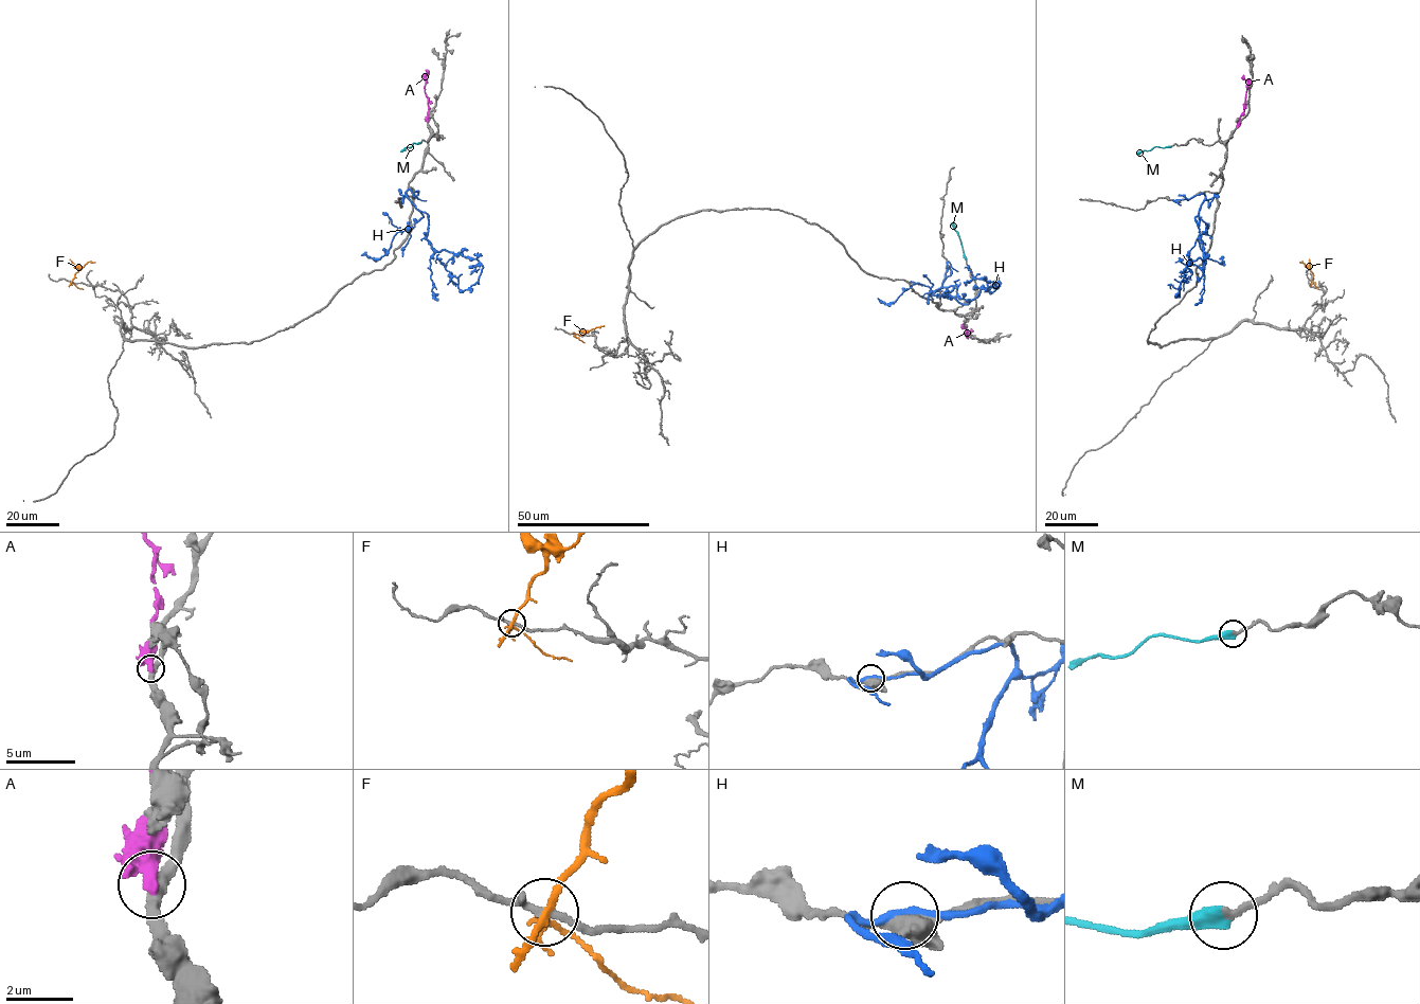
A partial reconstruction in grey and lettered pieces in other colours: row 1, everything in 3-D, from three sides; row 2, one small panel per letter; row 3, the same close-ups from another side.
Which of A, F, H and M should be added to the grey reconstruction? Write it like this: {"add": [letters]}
{"add": ["M"]}

